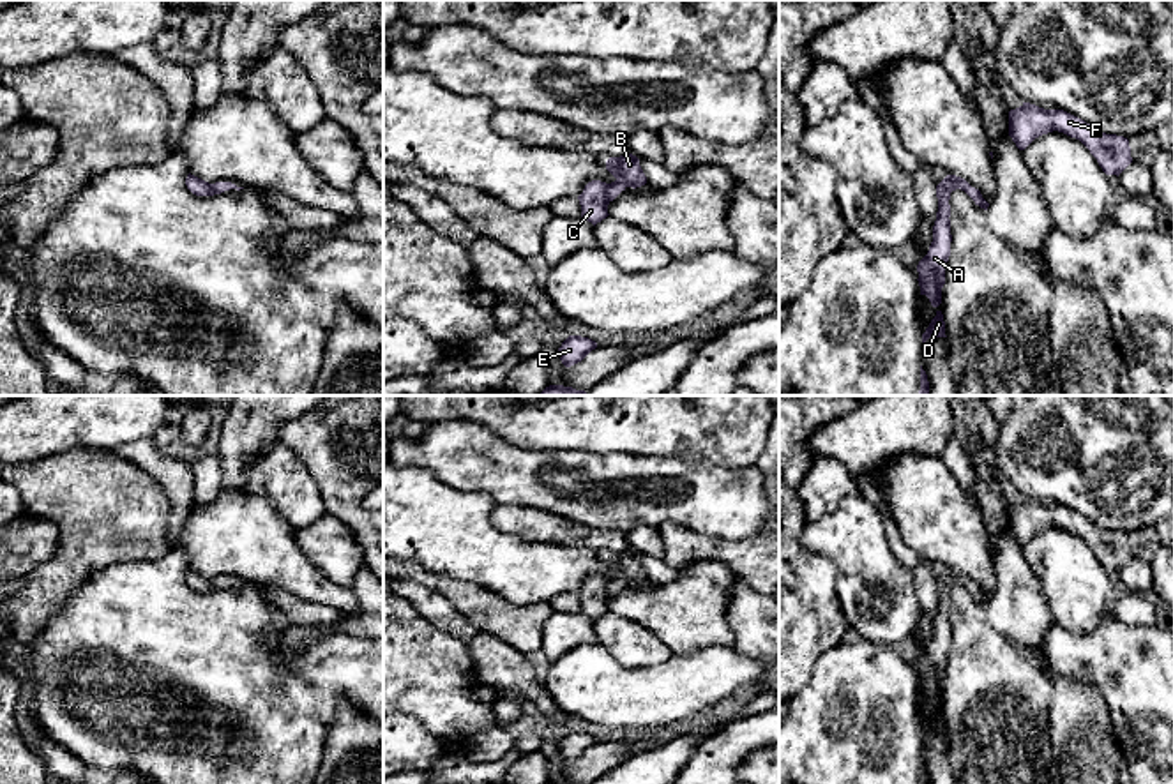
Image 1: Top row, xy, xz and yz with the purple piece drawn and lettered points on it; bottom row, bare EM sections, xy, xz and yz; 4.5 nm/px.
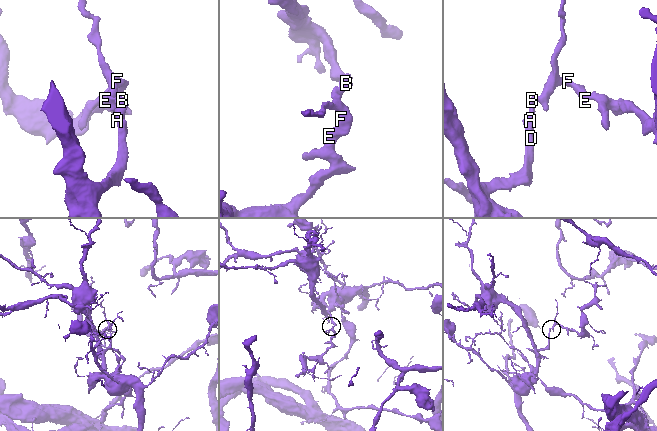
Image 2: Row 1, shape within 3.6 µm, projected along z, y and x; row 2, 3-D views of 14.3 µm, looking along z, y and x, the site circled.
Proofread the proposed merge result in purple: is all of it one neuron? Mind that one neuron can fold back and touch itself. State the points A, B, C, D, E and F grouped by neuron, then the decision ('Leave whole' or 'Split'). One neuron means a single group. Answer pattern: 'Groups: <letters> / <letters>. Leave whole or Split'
Groups: A B C D E F. Leave whole

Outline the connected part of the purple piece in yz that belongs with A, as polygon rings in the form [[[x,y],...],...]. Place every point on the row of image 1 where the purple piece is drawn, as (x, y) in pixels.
[[[947,175],[936,185],[938,212],[933,226],[933,242],[927,254],[919,261],[919,286],[920,295],[926,295],[933,307],[942,304],[942,288],[945,284],[945,268],[950,256],[950,192],[961,189],[965,191],[975,205],[988,210],[989,203],[982,198],[980,191],[972,187],[965,178],[956,175]]]

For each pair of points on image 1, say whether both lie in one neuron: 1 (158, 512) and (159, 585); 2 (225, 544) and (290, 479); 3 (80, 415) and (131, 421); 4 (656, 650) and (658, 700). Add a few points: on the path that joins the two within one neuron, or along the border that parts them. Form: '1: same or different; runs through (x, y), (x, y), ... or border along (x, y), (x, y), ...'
1: different; border along (168, 548), (158, 558), (119, 564)
2: different; border along (244, 490), (265, 498), (294, 528)
3: same; runs through (92, 415), (119, 417)
4: different; border along (672, 654), (643, 666), (624, 666), (615, 659)

